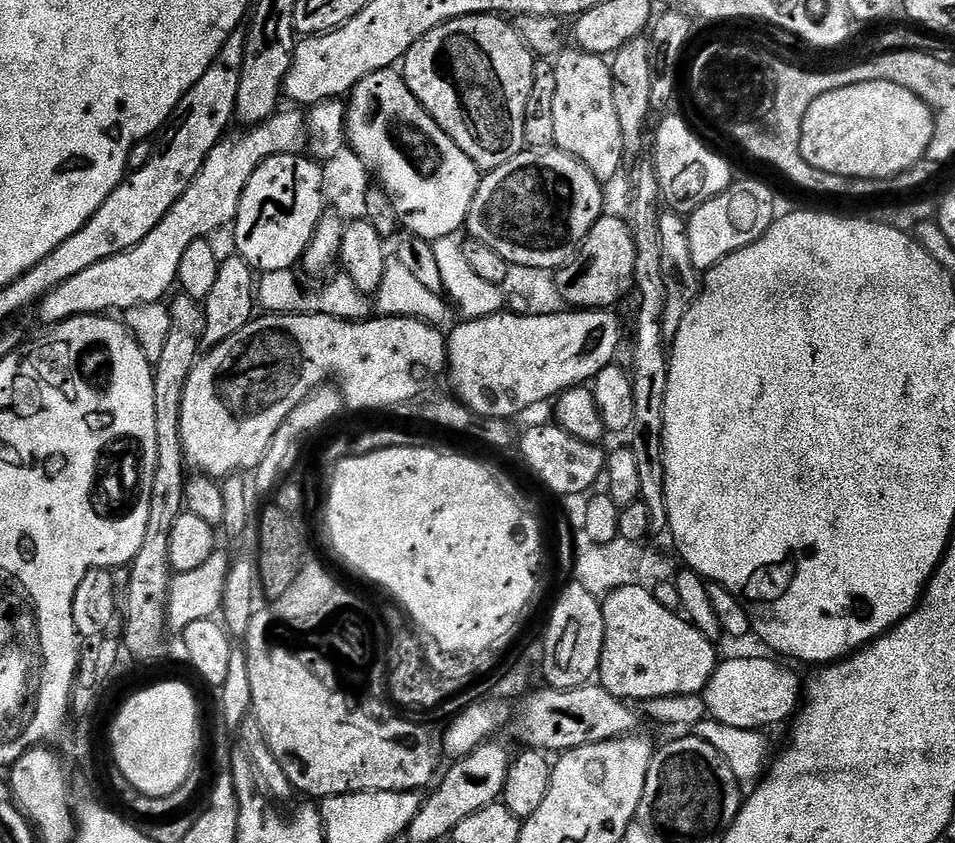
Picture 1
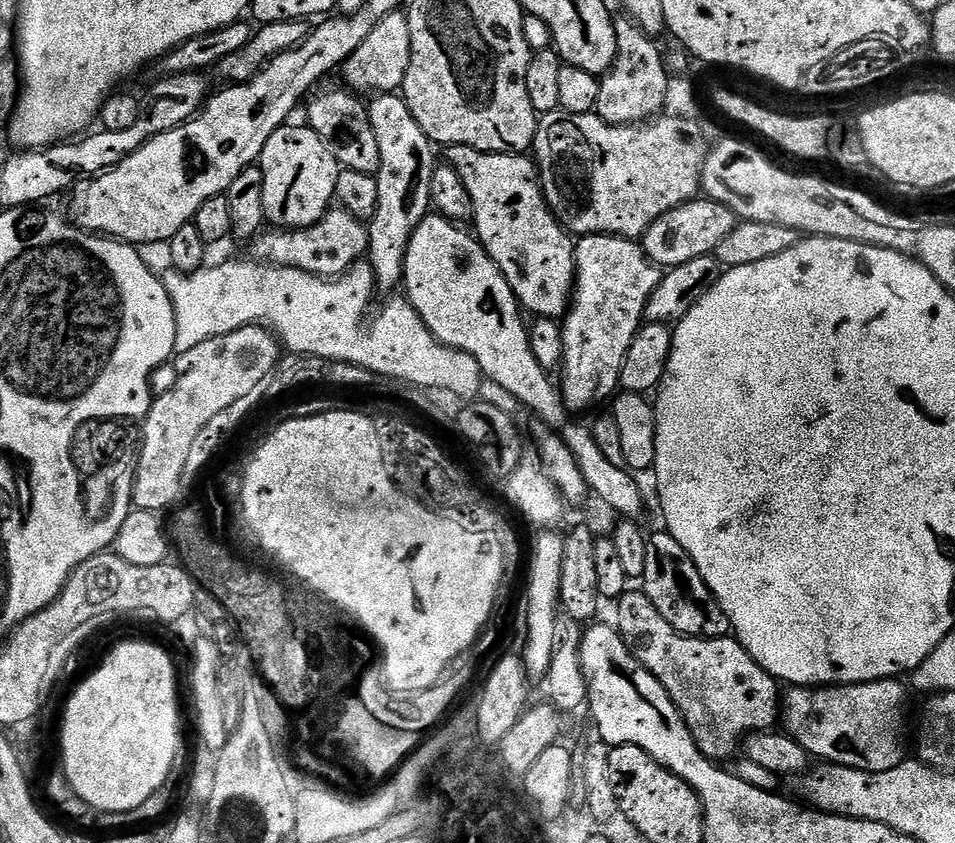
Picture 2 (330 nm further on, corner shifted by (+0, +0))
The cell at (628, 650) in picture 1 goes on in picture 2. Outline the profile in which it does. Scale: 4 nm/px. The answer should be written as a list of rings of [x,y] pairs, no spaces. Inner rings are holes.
[[[642,590],[624,592],[615,601],[614,608],[615,627],[630,654],[662,682],[703,756],[713,762],[731,761],[744,737],[777,727],[782,716],[782,692],[776,689],[778,681],[731,635],[716,640],[683,636],[654,610],[654,602]]]

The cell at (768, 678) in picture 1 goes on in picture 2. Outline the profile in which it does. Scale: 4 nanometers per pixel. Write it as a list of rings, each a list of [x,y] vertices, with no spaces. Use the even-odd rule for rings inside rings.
[[[899,679],[895,680],[875,680],[865,684],[838,684],[835,686],[792,686],[783,693],[782,696],[782,728],[792,739],[797,740],[808,752],[809,757],[817,761],[830,764],[841,764],[847,768],[857,768],[867,772],[885,772],[891,768],[897,768],[905,759],[906,753],[900,745],[900,735],[904,732],[904,688],[900,685]]]

